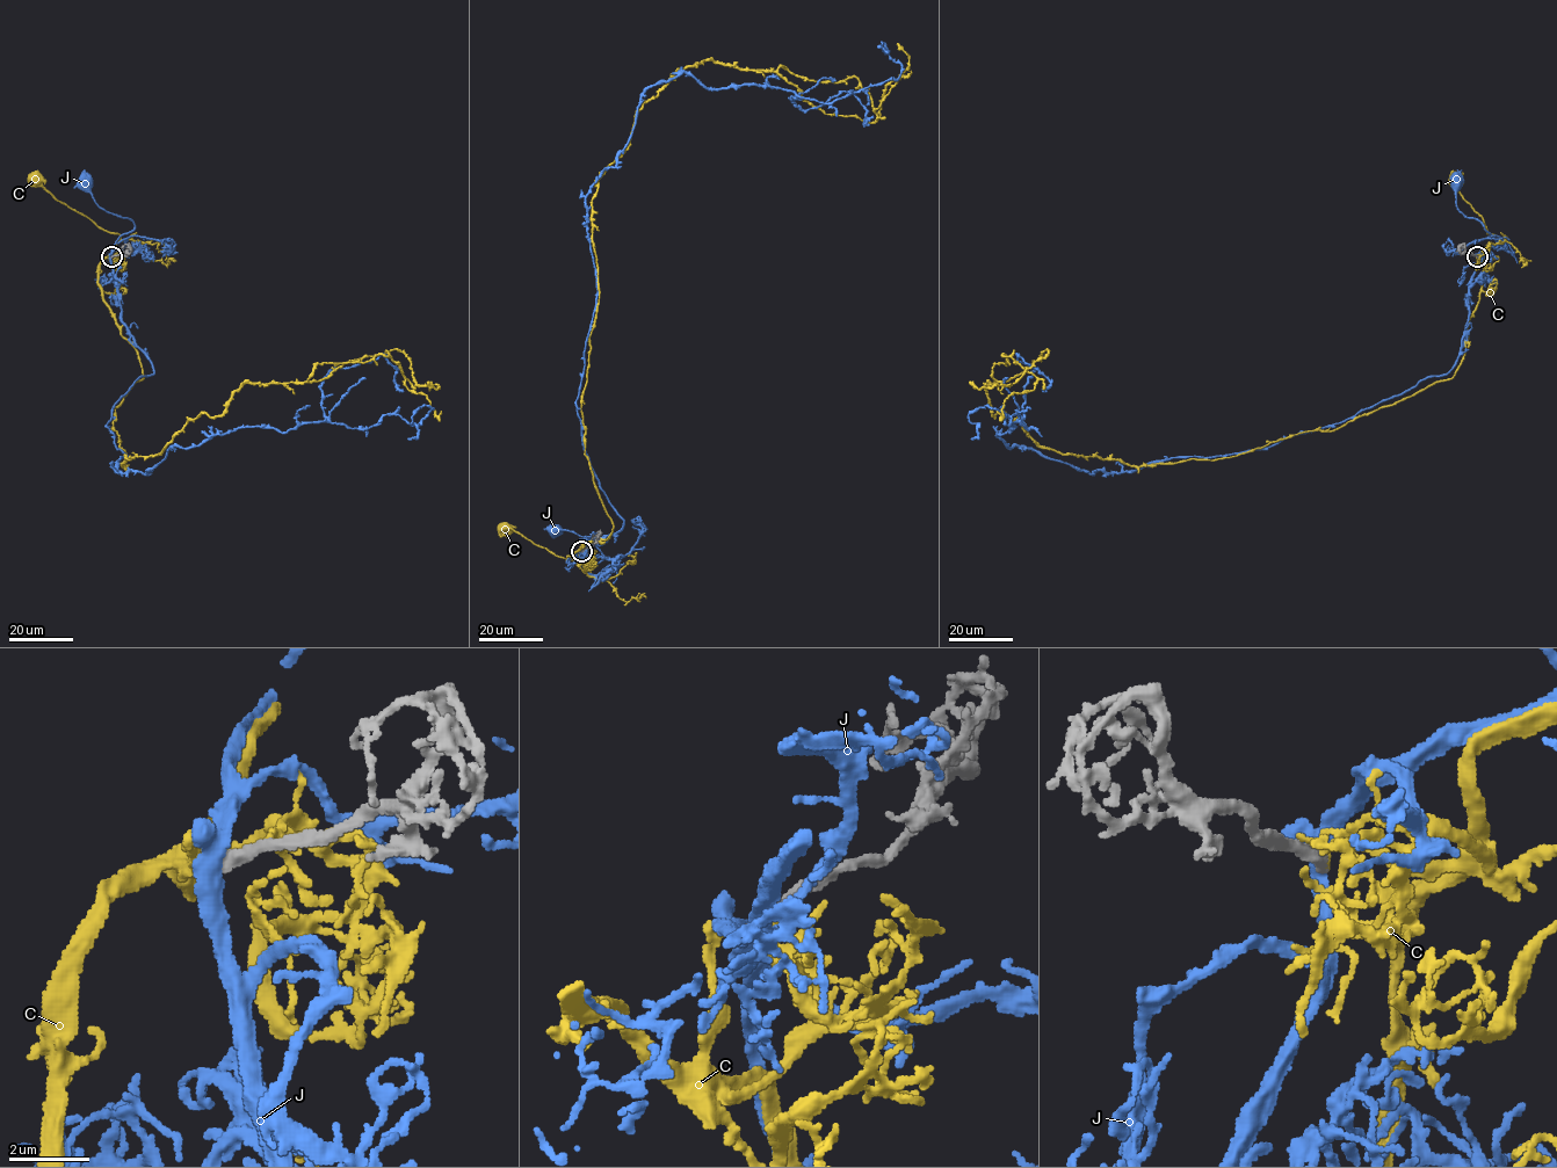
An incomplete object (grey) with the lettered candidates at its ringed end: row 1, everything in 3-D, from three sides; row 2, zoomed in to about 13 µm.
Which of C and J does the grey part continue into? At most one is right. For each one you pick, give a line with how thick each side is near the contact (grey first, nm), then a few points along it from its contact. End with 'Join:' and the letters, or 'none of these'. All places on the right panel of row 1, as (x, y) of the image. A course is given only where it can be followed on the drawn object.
C: 320/140 nm | via (1477, 256), (1487, 256), (1489, 248), (1501, 239), (1486, 232), (1482, 218), (1455, 186), (1454, 179)
Join: C

